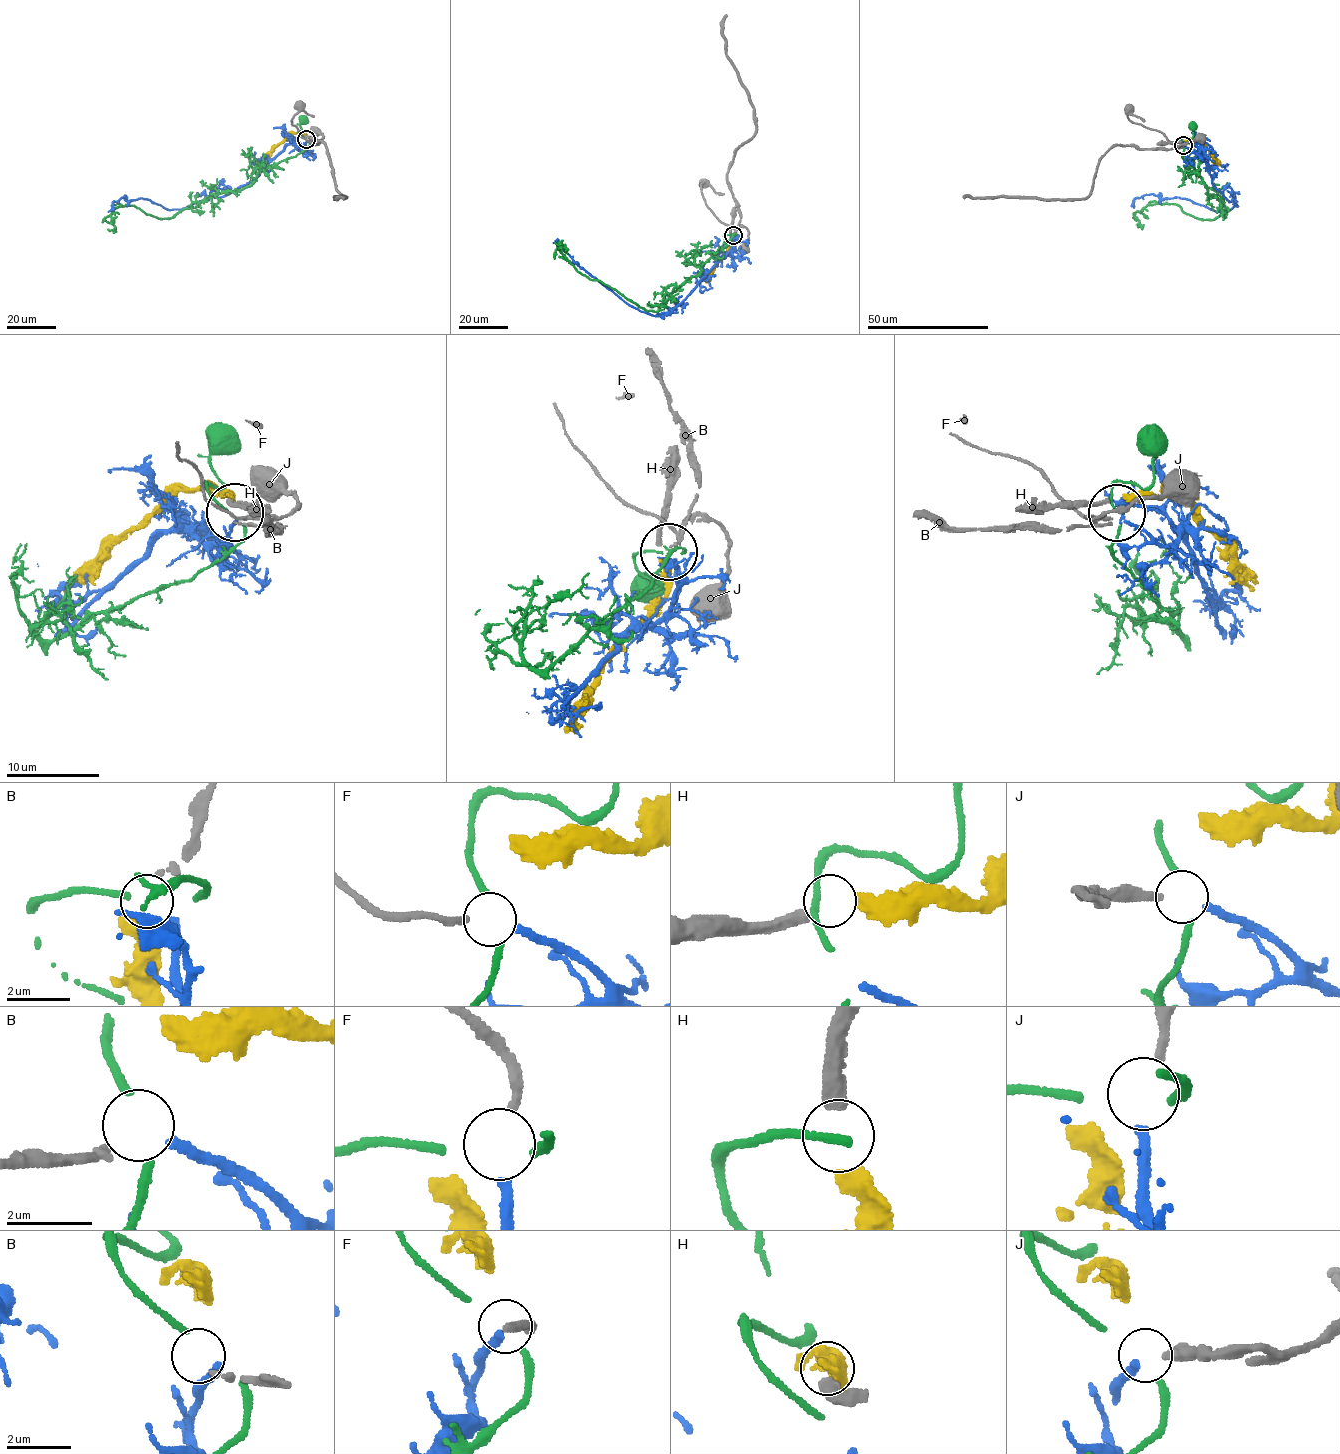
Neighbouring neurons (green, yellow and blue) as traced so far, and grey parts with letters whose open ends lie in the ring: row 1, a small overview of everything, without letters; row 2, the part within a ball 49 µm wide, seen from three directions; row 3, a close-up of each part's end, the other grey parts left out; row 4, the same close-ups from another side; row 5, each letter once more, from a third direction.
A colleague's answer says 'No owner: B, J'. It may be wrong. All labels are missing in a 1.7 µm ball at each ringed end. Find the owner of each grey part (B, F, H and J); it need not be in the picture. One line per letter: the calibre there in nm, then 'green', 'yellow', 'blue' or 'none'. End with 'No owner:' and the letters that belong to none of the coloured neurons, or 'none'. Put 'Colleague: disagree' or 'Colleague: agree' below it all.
B: 160 nm | none
F: 240 nm | blue
H: 420 nm | yellow
J: 240 nm | none
No owner: B, J
Colleague: agree

